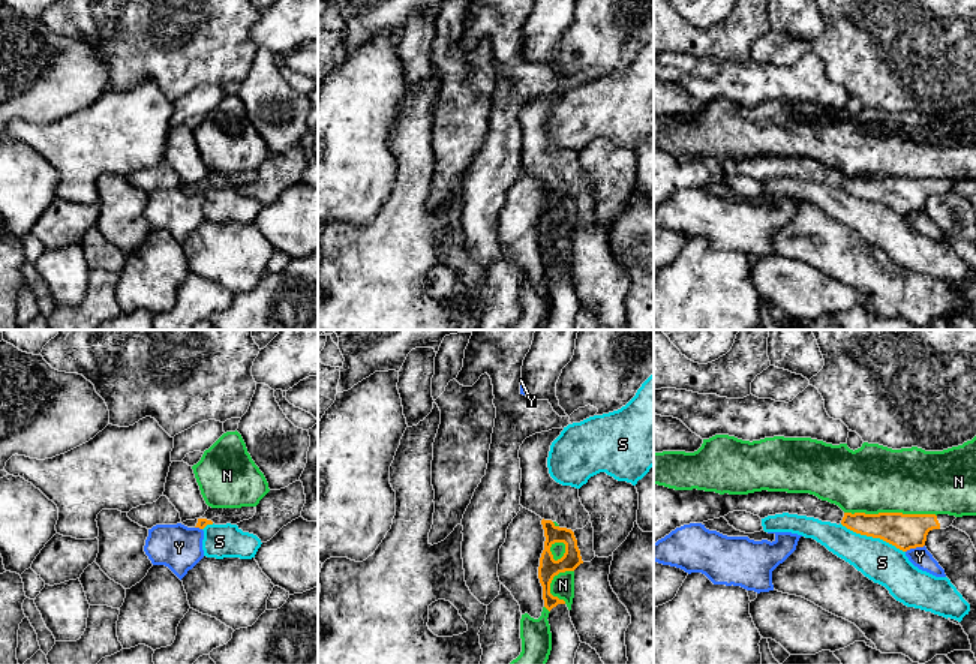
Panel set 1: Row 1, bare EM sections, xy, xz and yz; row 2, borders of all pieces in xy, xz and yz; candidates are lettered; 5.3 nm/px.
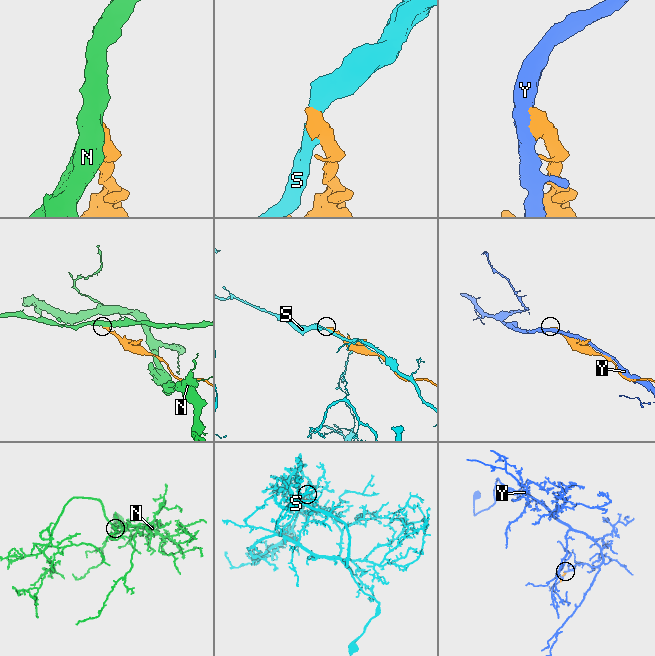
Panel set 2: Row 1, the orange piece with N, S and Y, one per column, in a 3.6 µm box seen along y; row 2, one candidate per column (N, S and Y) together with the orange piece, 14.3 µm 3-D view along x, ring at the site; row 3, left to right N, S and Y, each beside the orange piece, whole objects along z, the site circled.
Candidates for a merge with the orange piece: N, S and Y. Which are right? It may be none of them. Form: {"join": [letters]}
{"join": []}

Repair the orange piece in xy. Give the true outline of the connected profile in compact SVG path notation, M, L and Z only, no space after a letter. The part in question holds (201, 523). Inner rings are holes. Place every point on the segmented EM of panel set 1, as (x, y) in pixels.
M241 507L241 508L211 508L205 511L205 514L195 520L186 520L181 525L187 528L199 528L204 529L207 525L237 525L243 520L249 520L255 516L255 507Z

